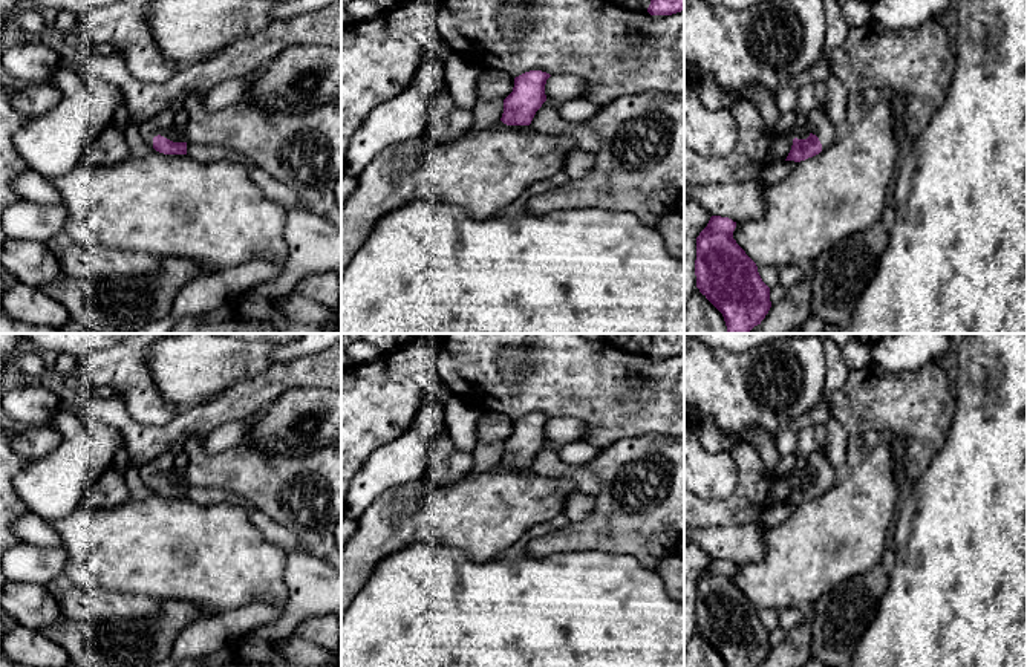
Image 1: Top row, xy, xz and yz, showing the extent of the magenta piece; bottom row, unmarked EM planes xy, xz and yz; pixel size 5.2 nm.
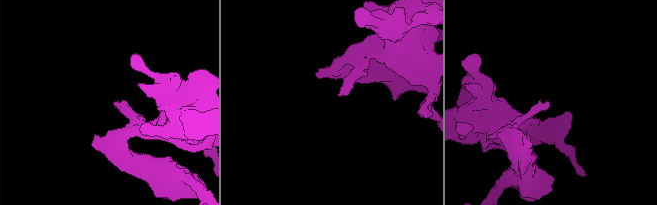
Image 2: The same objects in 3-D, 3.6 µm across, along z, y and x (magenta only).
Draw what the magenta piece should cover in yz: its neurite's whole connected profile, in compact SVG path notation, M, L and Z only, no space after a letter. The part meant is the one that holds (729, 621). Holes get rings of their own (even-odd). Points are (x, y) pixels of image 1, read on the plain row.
M712 558L696 580L696 630L722 656L725 667L761 667L771 650L770 630L762 624L756 606L733 581L735 571L732 561Z

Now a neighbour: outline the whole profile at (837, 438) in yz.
M823 398L811 412L791 421L788 428L793 431L799 431L800 428L813 424L823 424L826 427L830 448L825 451L825 454L840 479L848 470L848 433L845 431L842 424L833 416Z

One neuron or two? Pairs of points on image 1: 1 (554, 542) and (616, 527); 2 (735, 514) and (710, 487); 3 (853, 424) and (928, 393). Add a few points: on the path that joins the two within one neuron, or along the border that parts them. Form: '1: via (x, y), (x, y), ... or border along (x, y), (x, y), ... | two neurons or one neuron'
1: via (570, 539), (600, 533) | one neuron
2: border along (738, 467), (736, 488), (729, 496), (700, 497) | two neurons
3: via (871, 406), (909, 406) | one neuron

